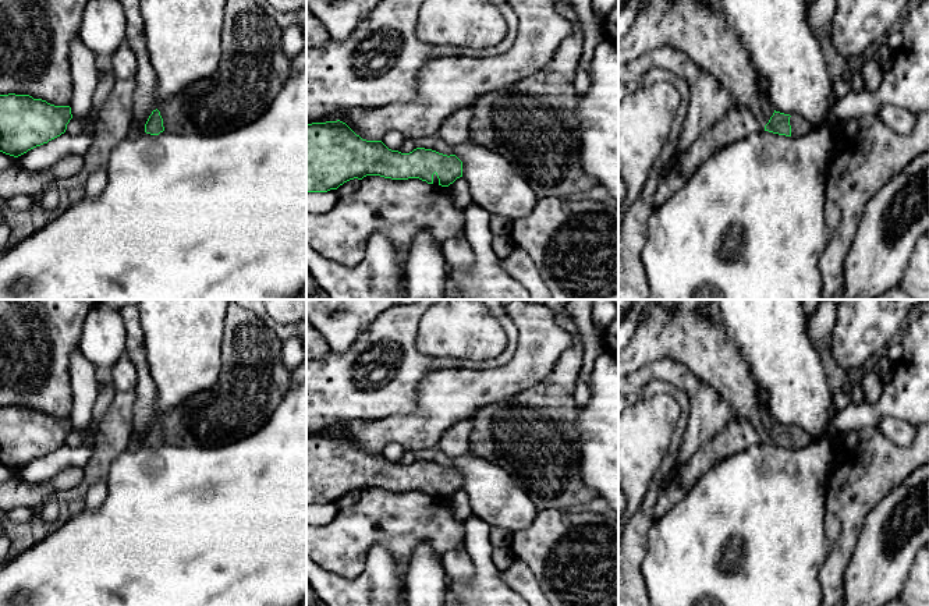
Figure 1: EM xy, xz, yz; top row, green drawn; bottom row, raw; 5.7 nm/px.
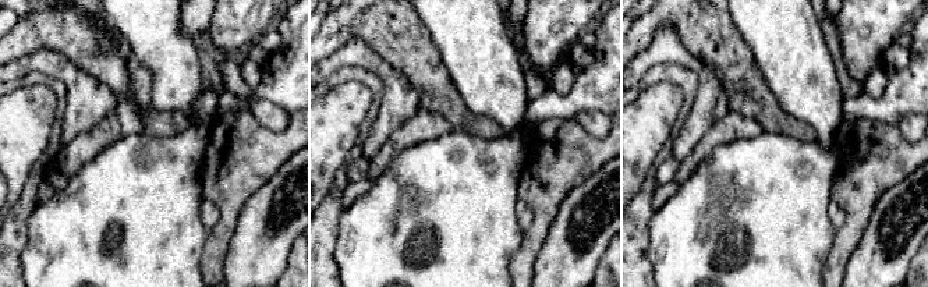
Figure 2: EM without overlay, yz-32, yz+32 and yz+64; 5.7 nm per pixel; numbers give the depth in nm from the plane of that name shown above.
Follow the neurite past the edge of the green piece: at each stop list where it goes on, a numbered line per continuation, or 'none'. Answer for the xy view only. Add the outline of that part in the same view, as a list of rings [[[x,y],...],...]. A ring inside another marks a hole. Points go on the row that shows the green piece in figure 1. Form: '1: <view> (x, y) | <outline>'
1: xy (252, 70) | [[[226,0],[221,59],[217,71],[182,89],[157,110],[163,127],[174,134],[220,135],[244,127],[262,116],[291,75],[281,46],[283,29],[253,0]]]

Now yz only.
1: yz (800, 126) | [[[797,114],[790,117],[790,125],[793,137],[801,137],[811,131],[809,123],[804,117]]]

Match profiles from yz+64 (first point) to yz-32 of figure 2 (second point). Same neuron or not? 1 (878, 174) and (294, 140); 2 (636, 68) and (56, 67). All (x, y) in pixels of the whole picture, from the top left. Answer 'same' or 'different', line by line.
1: same
2: same

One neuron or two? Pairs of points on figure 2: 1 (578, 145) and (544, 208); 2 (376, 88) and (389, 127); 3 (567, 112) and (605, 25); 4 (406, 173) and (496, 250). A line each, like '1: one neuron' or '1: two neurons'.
1: one neuron
2: two neurons
3: one neuron
4: one neuron

